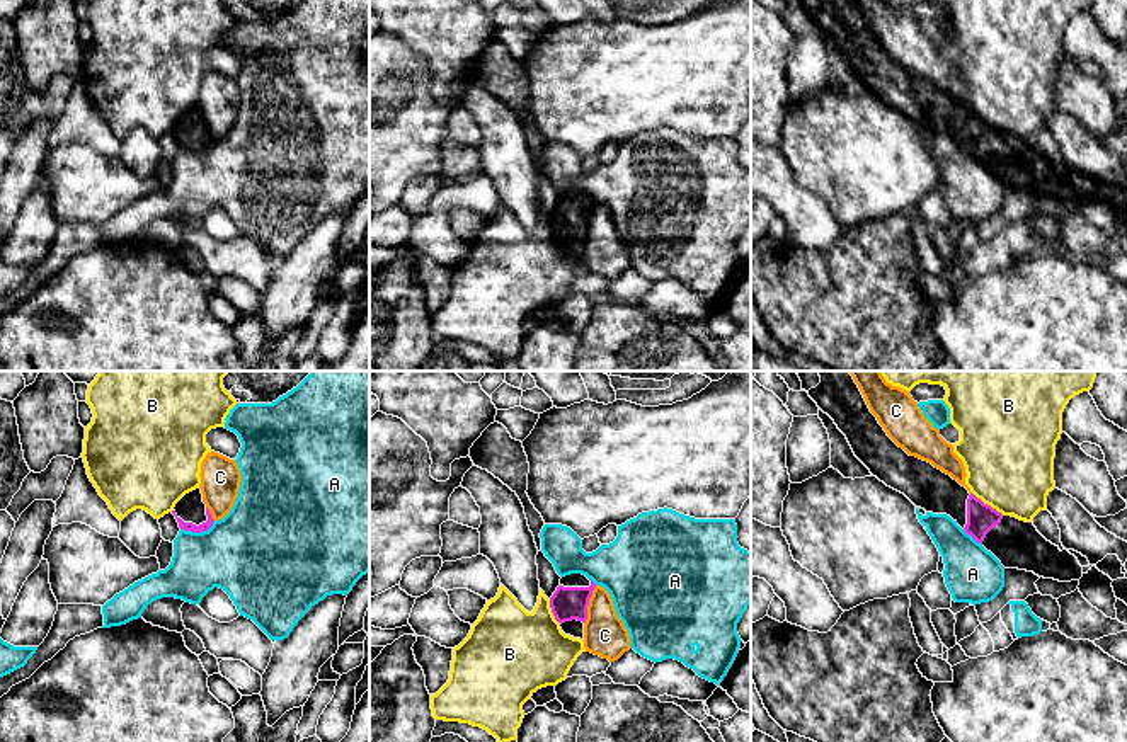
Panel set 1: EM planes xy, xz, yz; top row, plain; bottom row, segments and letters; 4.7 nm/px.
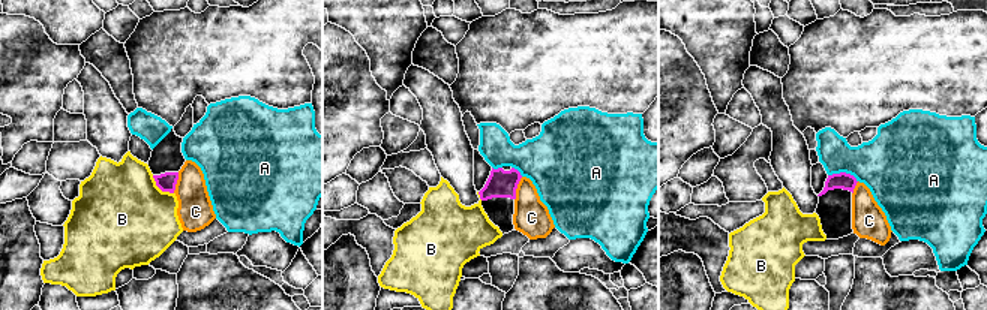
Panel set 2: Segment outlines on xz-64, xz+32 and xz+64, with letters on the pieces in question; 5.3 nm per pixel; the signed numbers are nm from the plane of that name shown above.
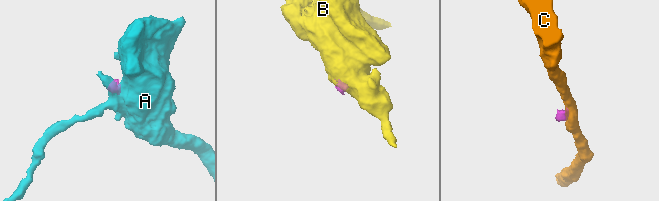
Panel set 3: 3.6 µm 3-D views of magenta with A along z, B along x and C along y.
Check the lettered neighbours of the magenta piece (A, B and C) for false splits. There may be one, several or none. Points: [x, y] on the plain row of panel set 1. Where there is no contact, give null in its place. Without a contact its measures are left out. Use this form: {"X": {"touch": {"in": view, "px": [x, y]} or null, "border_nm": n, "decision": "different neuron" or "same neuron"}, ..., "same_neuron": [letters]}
{"A": {"touch": {"in": "xy", "px": [198, 150]}, "border_nm": 170, "decision": "different neuron"}, "B": {"touch": {"in": "yz", "px": [986, 123]}, "border_nm": 190, "decision": "different neuron"}, "C": {"touch": {"in": "xz", "px": [588, 223]}, "border_nm": 190, "decision": "different neuron"}, "same_neuron": []}

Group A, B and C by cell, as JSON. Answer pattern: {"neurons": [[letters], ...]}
{"neurons": [["A"], ["B"], ["C"]]}

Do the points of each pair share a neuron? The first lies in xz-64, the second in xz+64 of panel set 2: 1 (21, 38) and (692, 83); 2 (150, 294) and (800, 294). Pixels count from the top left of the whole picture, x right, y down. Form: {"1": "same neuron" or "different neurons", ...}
{"1": "same neuron", "2": "same neuron"}

